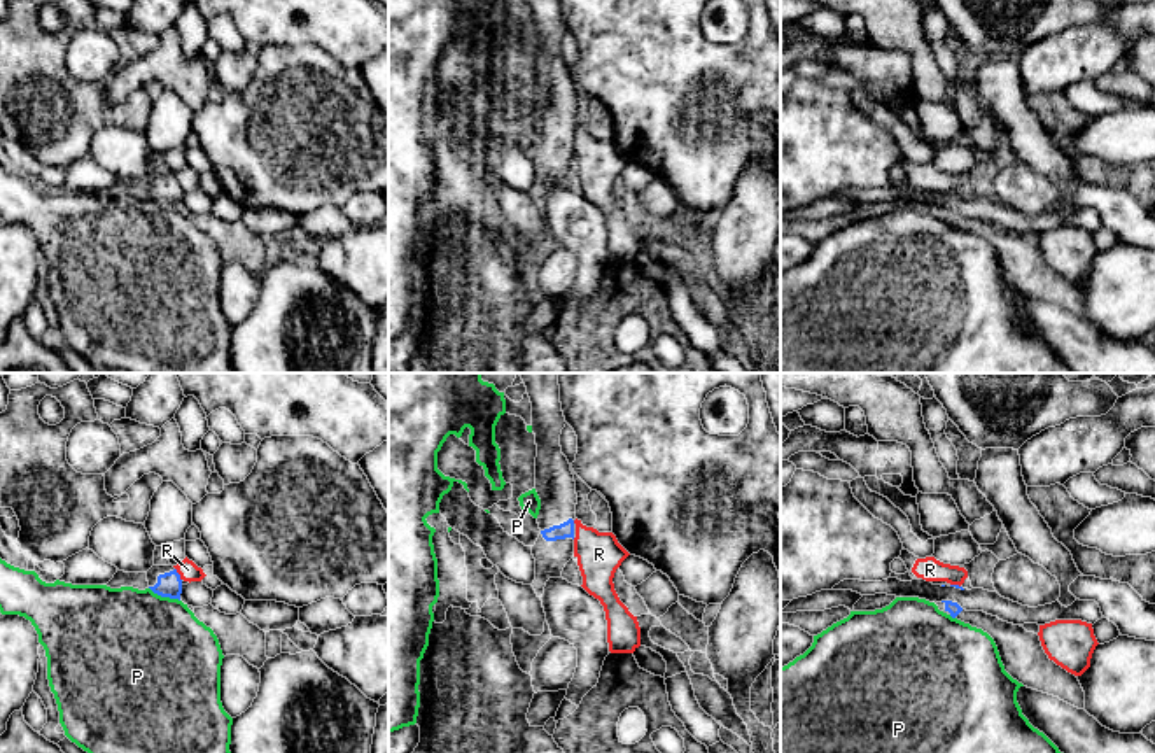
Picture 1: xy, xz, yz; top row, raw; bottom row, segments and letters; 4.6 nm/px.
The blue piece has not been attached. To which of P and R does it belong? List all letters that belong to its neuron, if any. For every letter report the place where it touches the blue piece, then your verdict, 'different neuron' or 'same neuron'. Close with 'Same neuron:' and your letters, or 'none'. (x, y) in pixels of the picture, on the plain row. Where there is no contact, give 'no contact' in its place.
P: meets blue in xy at (165, 204); different neuron
R: meets blue in xy at (179, 182); different neuron
Same neuron: none

